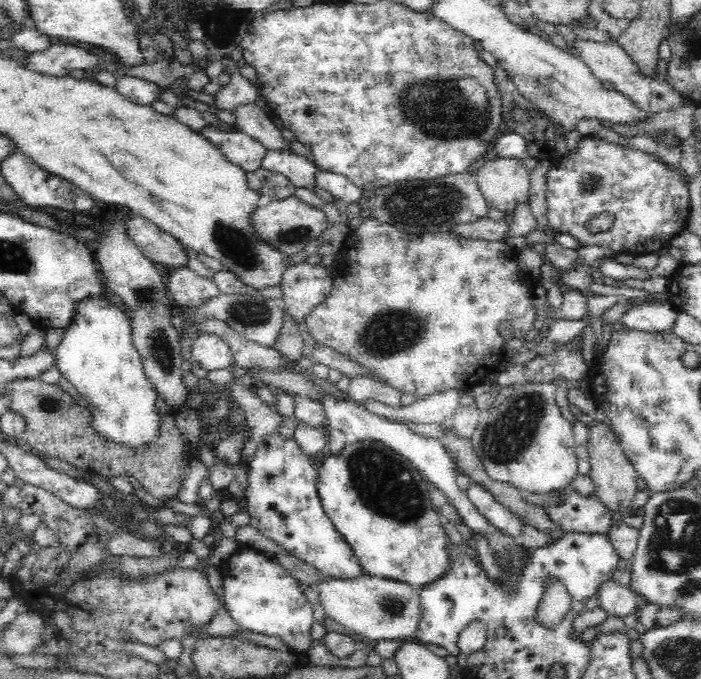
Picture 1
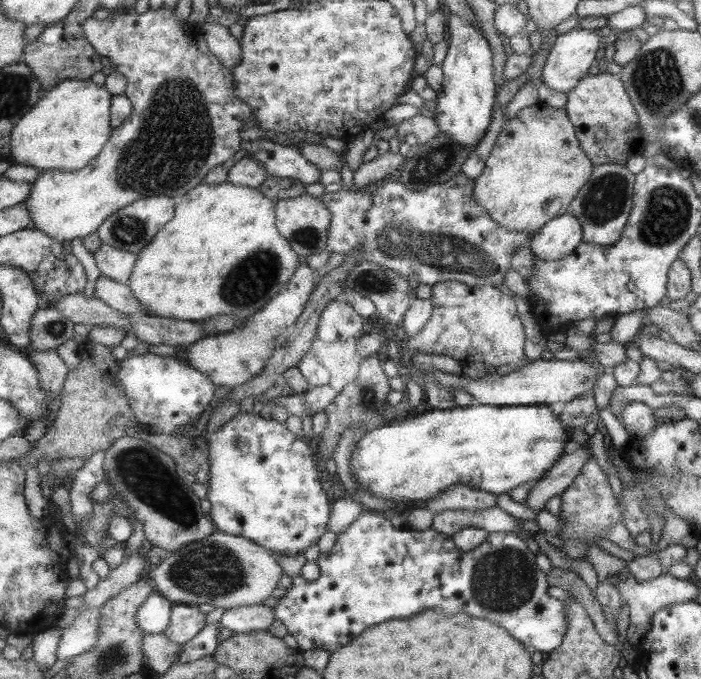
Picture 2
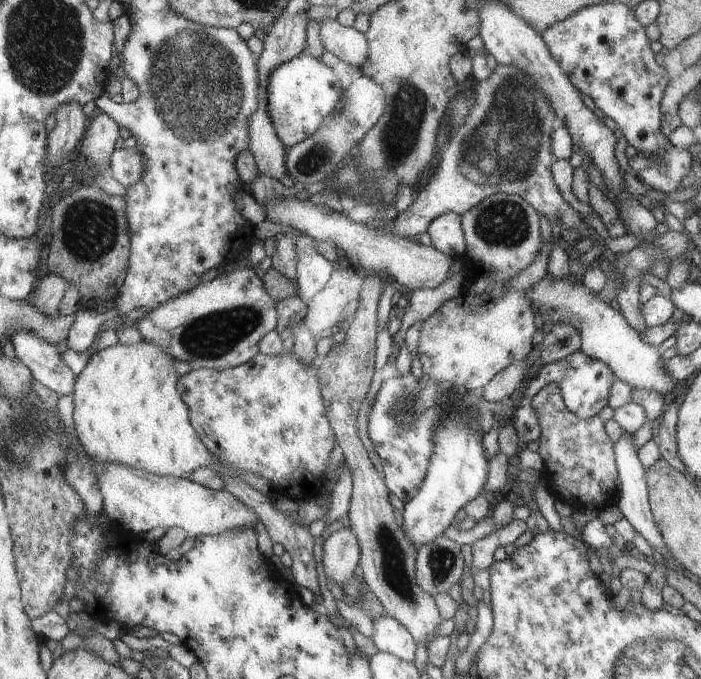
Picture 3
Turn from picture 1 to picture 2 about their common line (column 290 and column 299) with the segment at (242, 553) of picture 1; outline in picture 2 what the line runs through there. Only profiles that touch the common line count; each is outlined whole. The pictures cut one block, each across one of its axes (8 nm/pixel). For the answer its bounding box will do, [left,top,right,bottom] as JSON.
[273,512,569,656]

